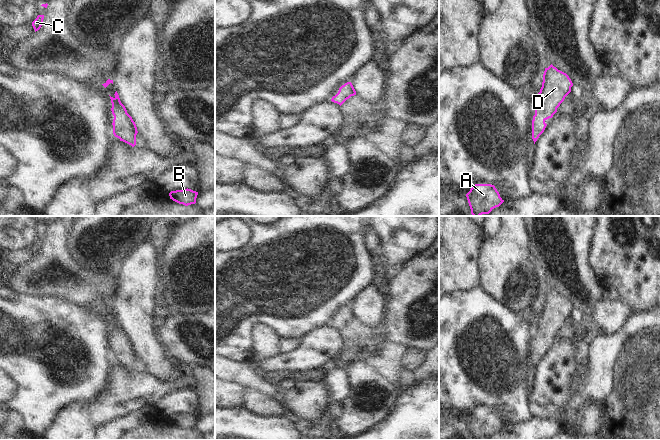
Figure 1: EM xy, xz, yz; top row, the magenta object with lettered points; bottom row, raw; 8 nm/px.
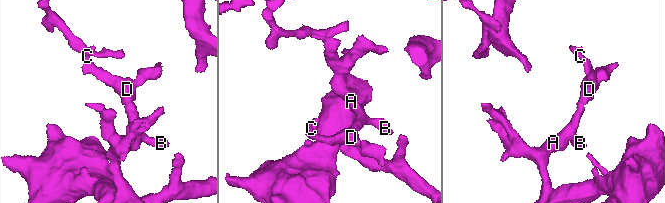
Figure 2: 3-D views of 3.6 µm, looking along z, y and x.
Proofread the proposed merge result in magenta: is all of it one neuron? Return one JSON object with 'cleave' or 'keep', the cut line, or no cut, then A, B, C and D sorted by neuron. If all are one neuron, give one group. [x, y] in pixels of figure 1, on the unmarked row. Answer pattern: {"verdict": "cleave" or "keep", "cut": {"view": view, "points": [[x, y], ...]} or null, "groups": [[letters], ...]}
{"verdict": "keep", "cut": null, "groups": [["A", "B", "C", "D"]]}

